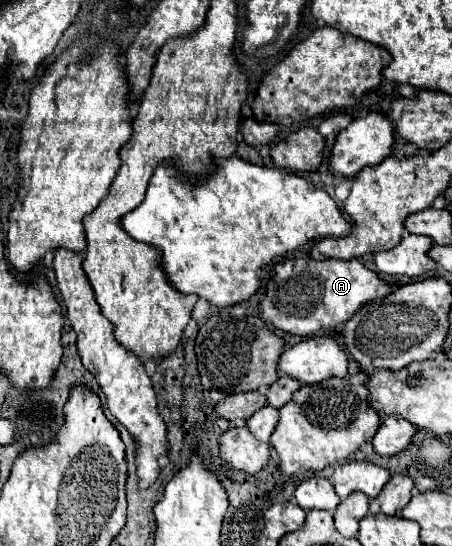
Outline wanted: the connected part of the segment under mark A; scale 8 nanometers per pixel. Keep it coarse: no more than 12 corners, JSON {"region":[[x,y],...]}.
{"region":[[359,260],[277,262],[261,318],[311,336],[391,286]]}

